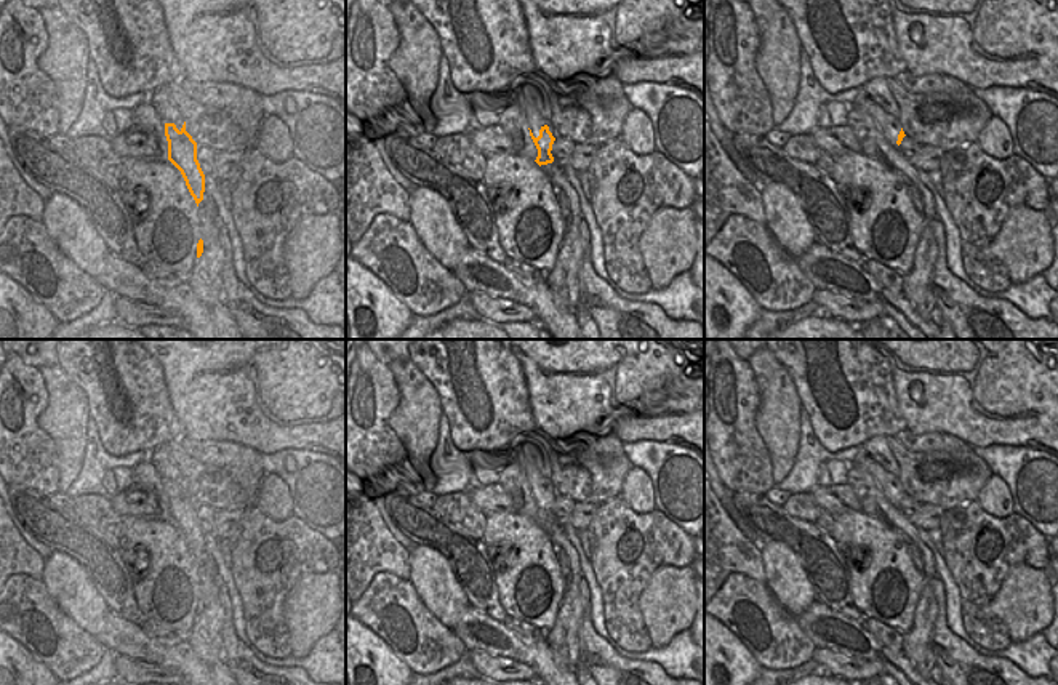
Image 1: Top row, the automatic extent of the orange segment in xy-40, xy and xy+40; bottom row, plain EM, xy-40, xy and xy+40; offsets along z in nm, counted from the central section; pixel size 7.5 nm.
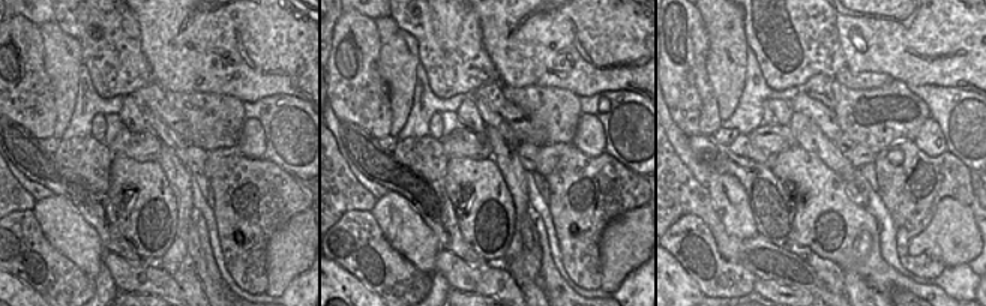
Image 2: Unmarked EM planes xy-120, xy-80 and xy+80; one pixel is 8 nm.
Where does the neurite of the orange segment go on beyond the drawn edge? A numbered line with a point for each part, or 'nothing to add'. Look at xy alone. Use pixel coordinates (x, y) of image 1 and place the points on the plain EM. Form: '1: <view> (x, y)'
1: xy (535, 484).

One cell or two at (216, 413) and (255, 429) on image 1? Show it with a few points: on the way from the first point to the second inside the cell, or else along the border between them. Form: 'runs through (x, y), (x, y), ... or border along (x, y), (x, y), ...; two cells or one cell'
runs through (226, 413), (231, 413), (245, 424); one cell

